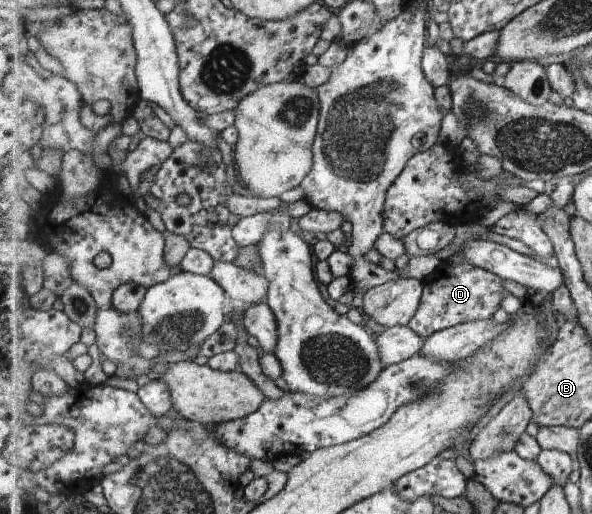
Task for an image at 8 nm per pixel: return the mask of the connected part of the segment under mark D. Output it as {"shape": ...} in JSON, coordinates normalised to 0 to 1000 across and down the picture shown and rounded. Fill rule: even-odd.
{"shape":[[[792,510],[760,519],[747,518],[711,545],[715,556],[711,588],[701,615],[686,636],[720,660],[738,644],[779,628],[829,621],[833,611],[846,601],[850,580],[860,576],[860,564],[853,560],[850,543],[833,527],[804,519]]]}

